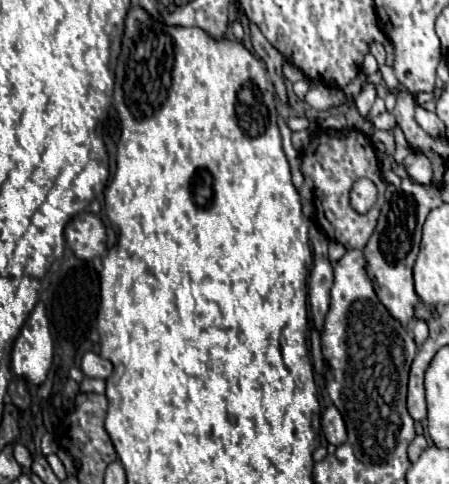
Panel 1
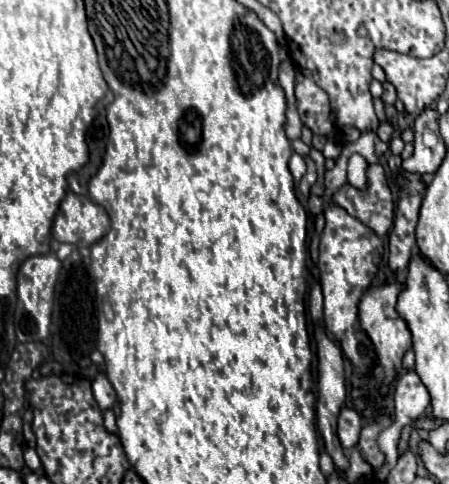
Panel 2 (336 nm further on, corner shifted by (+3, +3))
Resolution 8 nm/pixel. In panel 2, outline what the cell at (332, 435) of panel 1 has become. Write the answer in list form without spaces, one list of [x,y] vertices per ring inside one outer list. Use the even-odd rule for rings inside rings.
[[[344,407],[338,417],[338,437],[340,437],[340,443],[344,449],[350,449],[358,443],[360,429],[362,429],[360,415],[354,409]]]

